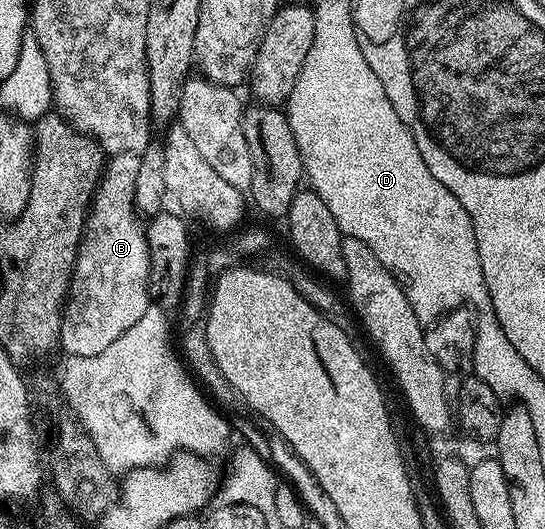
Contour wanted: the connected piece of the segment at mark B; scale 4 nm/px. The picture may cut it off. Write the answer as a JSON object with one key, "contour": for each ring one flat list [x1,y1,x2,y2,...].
{"contour":[[121,152,106,160,86,214,85,229,62,308,58,341,60,350,70,357,99,355,151,307,149,244,134,203,139,158,136,153]]}

